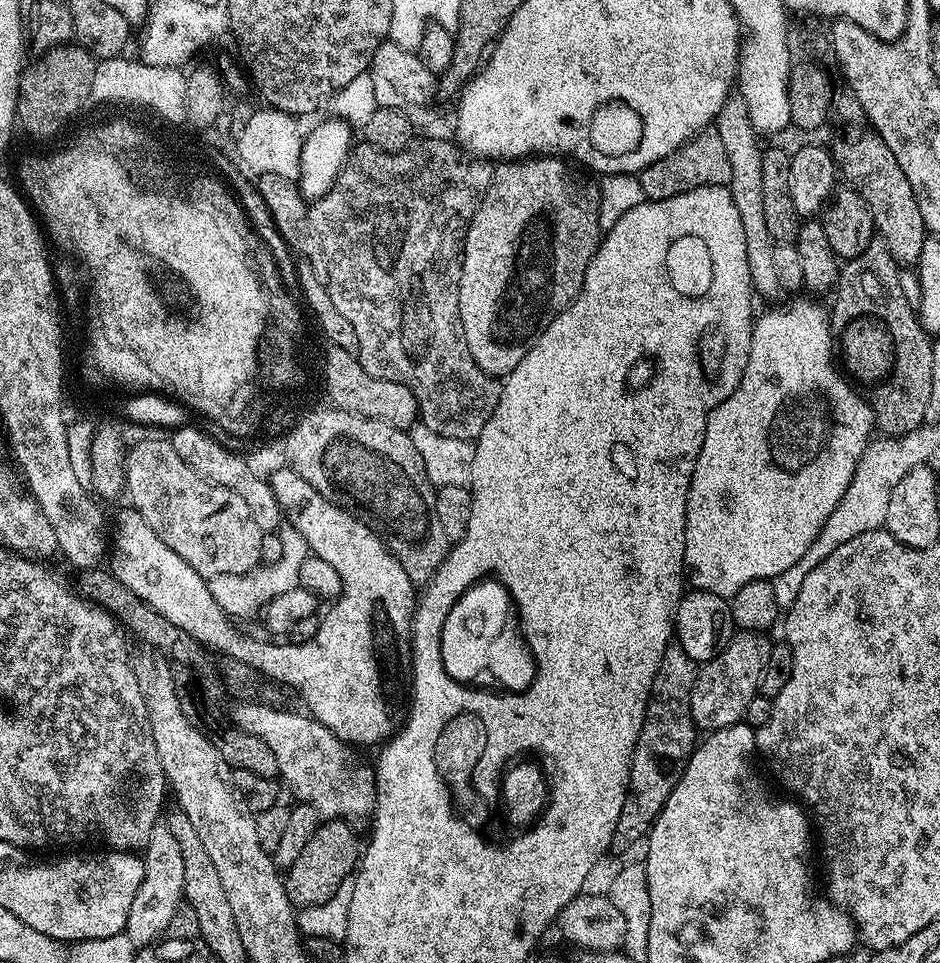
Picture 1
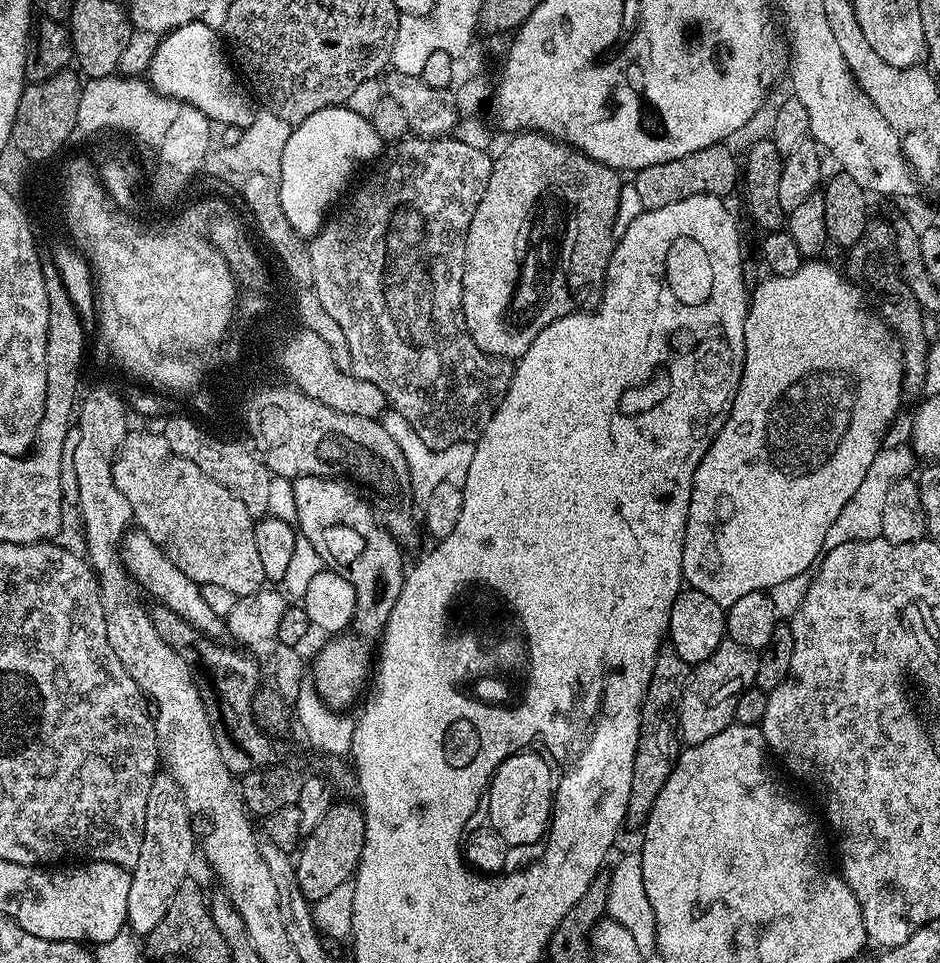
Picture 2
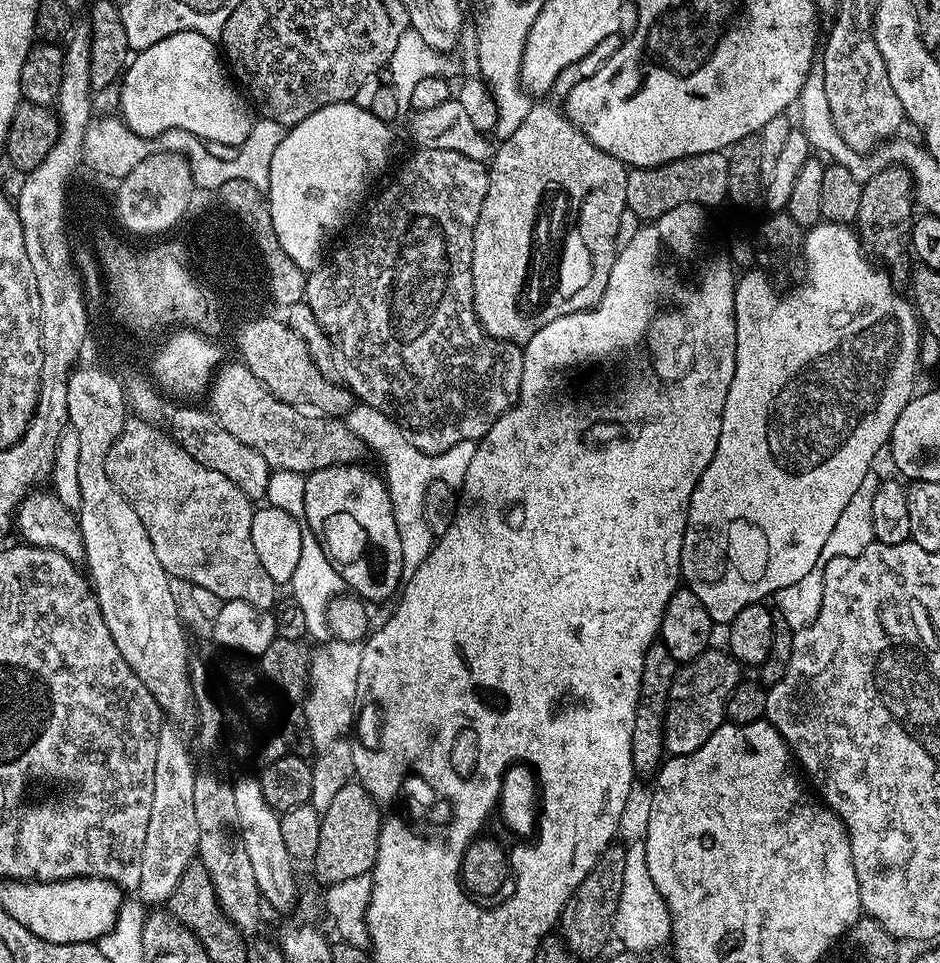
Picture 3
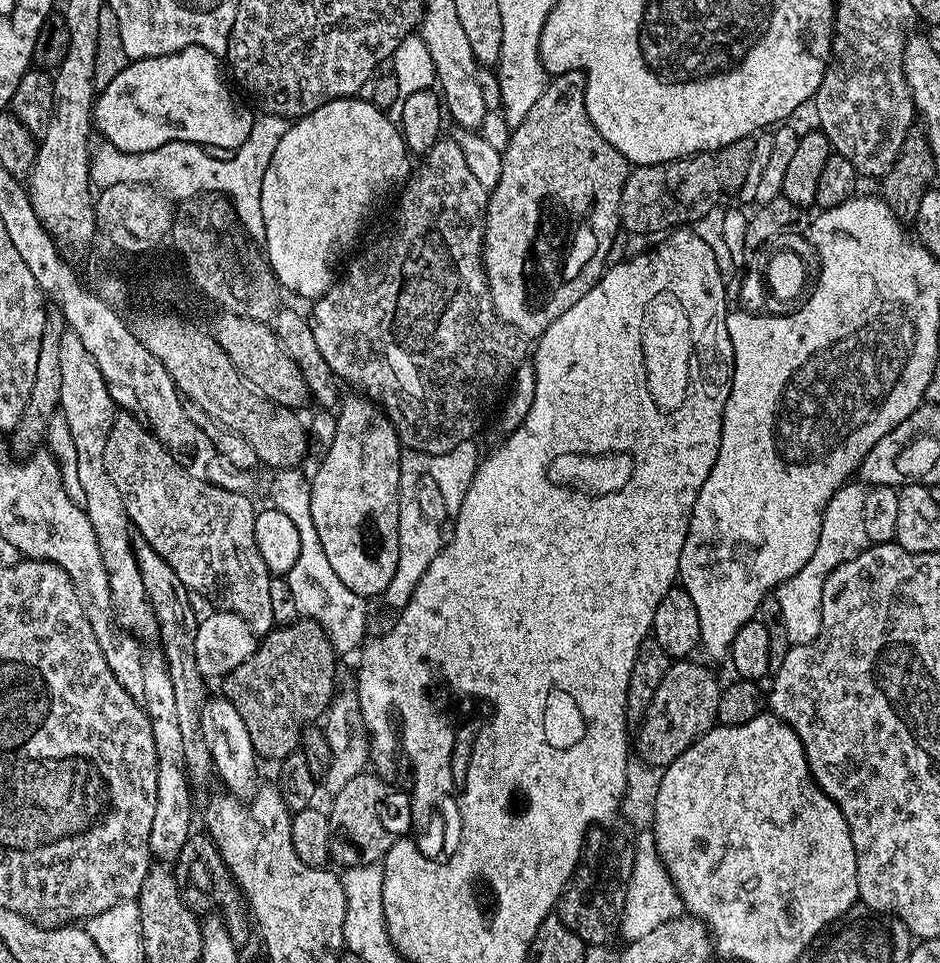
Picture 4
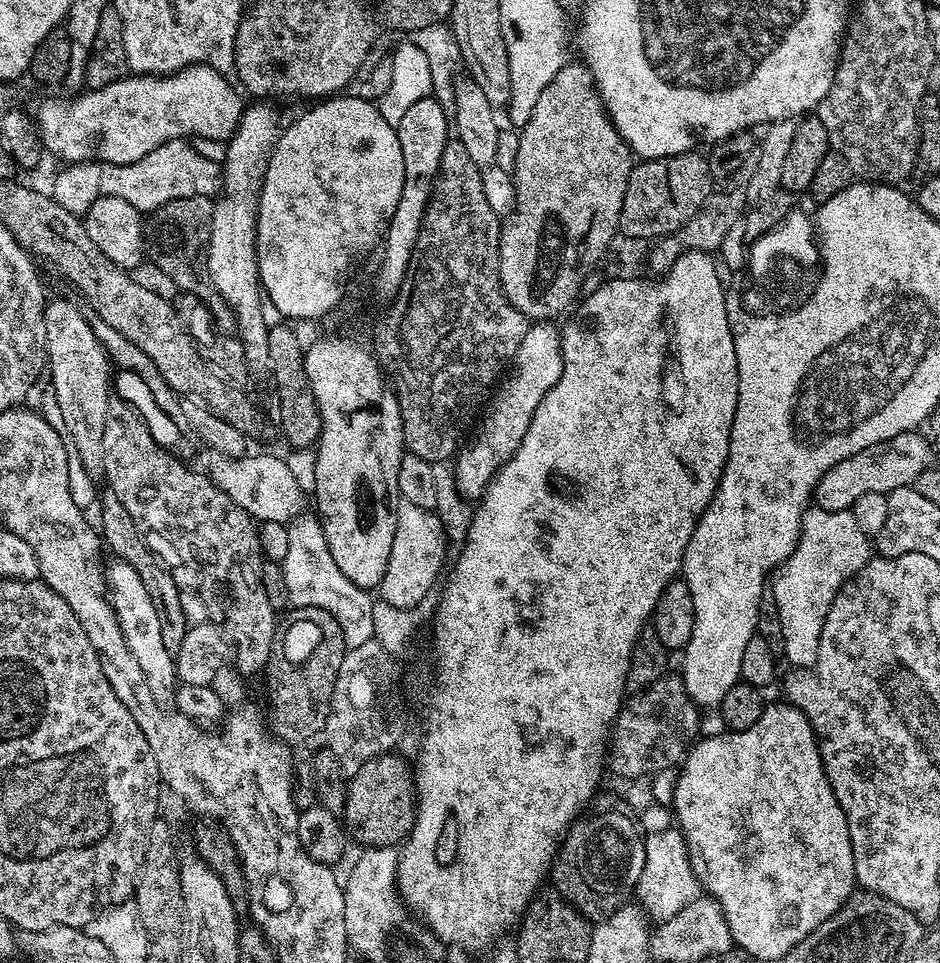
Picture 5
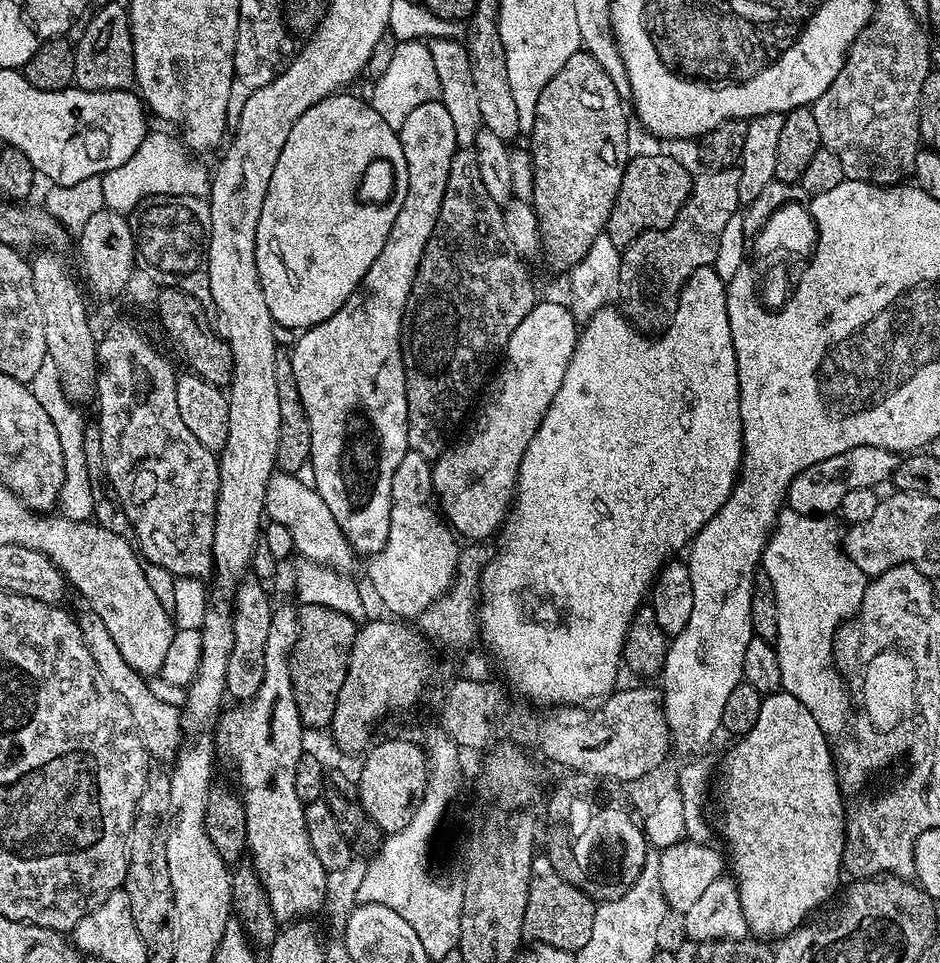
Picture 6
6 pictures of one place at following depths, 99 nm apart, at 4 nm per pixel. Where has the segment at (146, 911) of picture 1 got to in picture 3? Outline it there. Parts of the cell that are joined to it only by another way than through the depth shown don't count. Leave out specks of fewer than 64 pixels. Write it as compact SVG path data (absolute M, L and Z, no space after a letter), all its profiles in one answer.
M160 728L156 734L156 753L154 754L154 794L150 806L150 822L146 826L146 842L142 846L142 878L138 896L145 905L160 906L174 894L182 870L193 863L198 846L198 818L194 818L194 778L197 769L192 768L192 758L180 738L176 728Z

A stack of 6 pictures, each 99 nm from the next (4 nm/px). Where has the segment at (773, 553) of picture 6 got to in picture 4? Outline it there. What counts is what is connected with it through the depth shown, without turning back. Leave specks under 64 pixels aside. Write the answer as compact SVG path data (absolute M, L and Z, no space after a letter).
M863 483L843 484L830 498L822 518L822 530L818 534L818 546L814 546L814 555L798 574L786 578L775 589L778 606L782 606L782 622L786 622L786 634L789 645L812 644L822 630L822 586L828 575L842 562L850 562L862 554L870 542L866 538L866 525L862 518L862 502L866 488Z

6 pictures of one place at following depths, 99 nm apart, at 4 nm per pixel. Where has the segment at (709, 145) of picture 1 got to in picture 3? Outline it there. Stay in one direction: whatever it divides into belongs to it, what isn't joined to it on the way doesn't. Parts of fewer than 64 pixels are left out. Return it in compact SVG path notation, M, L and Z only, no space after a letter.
M723 151L683 156L653 168L632 168L626 178L627 211L633 212L641 222L657 220L683 204L725 203L729 186L730 166Z

